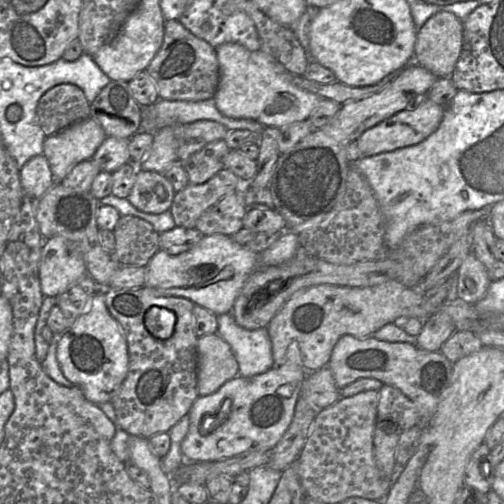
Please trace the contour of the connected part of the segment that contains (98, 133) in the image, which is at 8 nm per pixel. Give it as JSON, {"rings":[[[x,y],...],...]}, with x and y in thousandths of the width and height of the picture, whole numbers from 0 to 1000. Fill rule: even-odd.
{"rings":[[[181,232],[93,270],[85,306],[109,359],[127,355],[157,321],[183,315],[210,274],[200,248]]]}

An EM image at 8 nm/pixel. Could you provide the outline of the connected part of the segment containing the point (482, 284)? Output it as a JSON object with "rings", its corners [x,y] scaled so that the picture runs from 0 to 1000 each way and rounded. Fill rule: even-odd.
{"rings":[[[938,500],[909,532],[907,554],[907,589],[931,603],[956,595],[976,560],[968,536]]]}

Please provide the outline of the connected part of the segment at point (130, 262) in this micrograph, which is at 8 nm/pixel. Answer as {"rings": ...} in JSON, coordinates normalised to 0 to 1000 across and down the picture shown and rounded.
{"rings":[[[240,429],[226,452],[230,492],[226,510],[240,528],[290,528],[319,496],[317,464],[290,437]]]}

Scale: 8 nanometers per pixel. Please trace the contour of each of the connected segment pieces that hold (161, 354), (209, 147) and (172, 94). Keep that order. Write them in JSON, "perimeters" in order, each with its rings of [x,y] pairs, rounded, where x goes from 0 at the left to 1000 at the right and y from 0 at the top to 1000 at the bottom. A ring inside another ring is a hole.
{"perimeters":[[[[284,567],[258,573],[196,573],[222,629],[242,649],[254,685],[256,734],[222,792],[234,845],[250,859],[290,871],[333,857],[369,821],[395,788],[393,667],[387,659],[387,603],[363,589],[327,587]],[[304,607],[339,615],[349,625],[343,665],[331,675],[308,671],[288,647],[288,623]]],[[[442,276],[421,280],[365,319],[377,365],[403,365],[444,335],[444,315],[456,302]]],[[[327,40],[323,83],[288,141],[308,163],[317,196],[335,200],[423,194],[435,165],[427,95],[383,69],[355,40]]]]}

